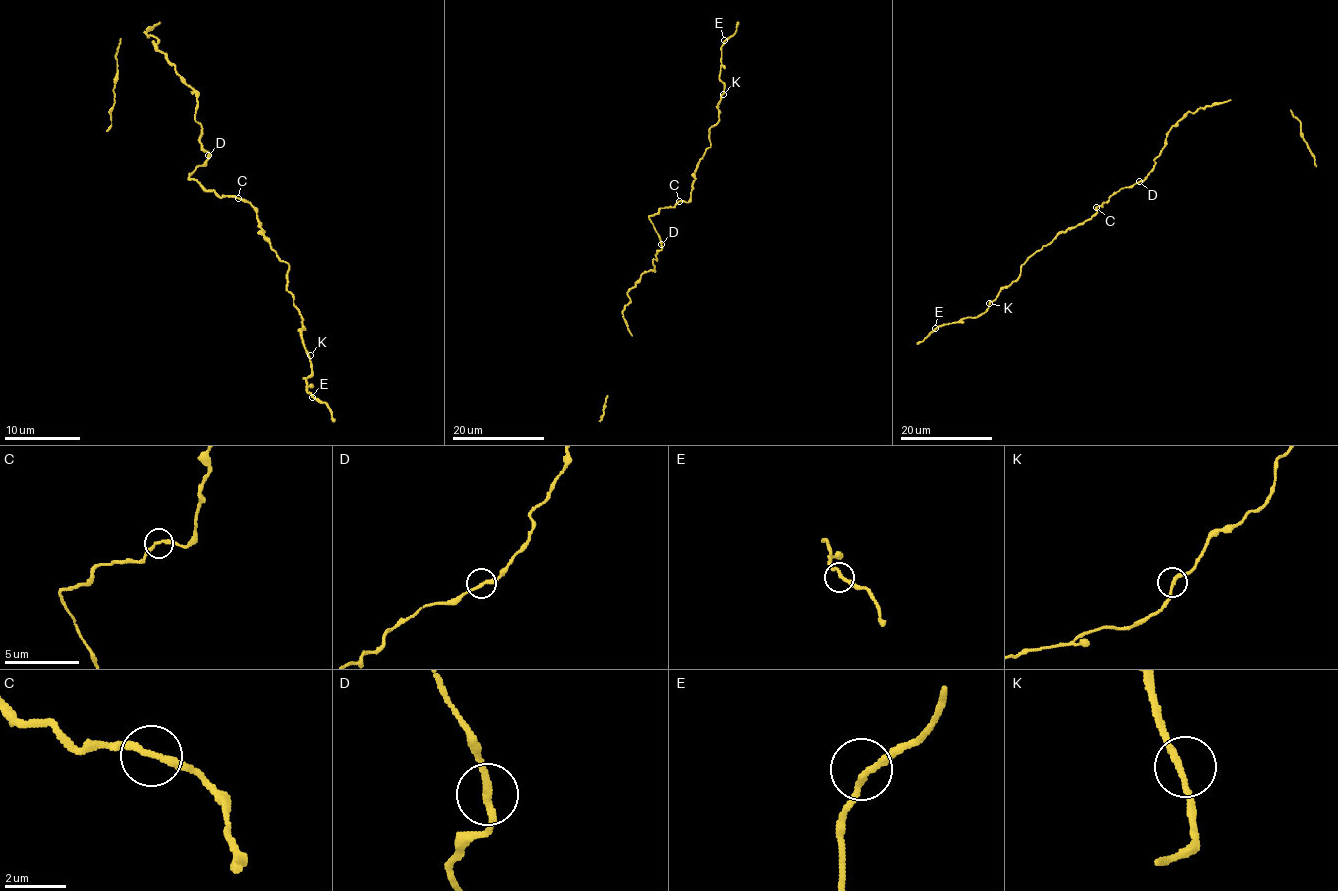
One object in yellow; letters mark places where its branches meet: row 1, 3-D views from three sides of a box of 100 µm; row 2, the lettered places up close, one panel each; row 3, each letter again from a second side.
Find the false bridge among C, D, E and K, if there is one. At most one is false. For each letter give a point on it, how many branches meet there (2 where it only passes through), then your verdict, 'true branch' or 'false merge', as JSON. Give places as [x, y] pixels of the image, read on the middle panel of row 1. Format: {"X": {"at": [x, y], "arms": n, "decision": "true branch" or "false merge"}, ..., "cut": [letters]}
{"C": {"at": [679, 201], "arms": 2, "decision": "true branch"}, "D": {"at": [661, 244], "arms": 2, "decision": "false merge"}, "E": {"at": [724, 40], "arms": 2, "decision": "true branch"}, "K": {"at": [723, 94], "arms": 2, "decision": "true branch"}, "cut": ["D"]}

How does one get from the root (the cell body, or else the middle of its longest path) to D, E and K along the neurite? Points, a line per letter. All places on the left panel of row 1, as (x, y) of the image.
D: (193, 172), (208, 159), (208, 155)
E: (193, 172), (204, 189), (247, 200), (270, 247), (289, 266), (287, 289), (302, 317), (312, 397)
K: (193, 172), (204, 189), (253, 206), (270, 247), (289, 266), (287, 289), (310, 355)

